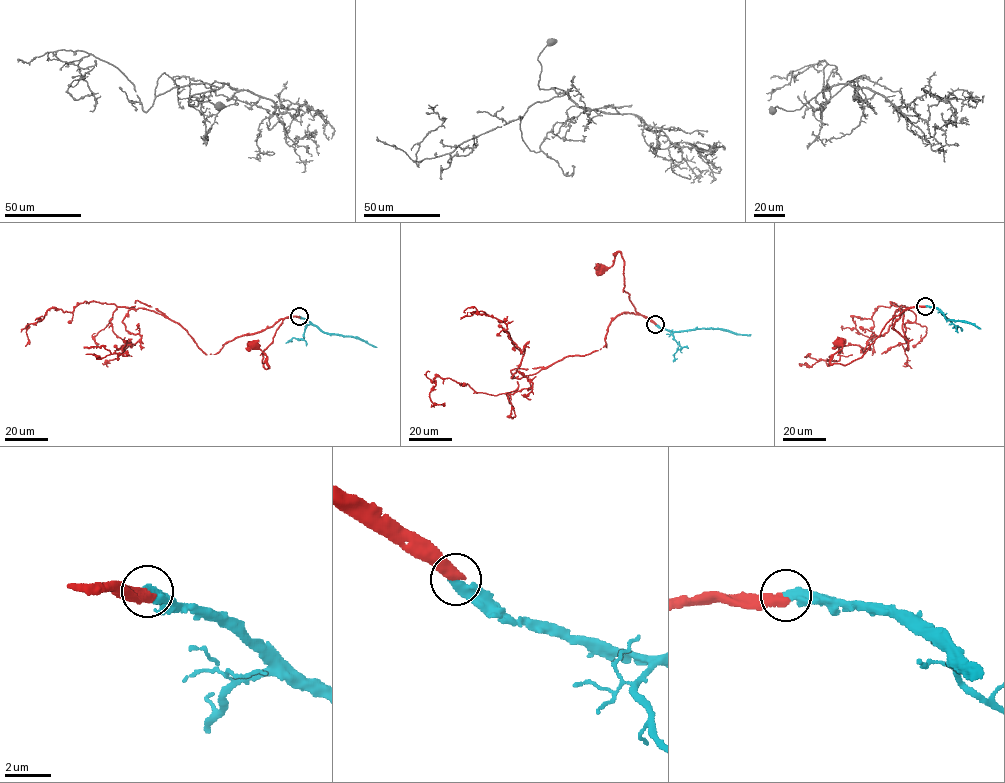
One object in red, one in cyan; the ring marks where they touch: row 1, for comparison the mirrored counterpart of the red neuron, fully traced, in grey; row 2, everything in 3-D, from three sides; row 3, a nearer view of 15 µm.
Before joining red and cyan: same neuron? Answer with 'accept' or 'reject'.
accept

